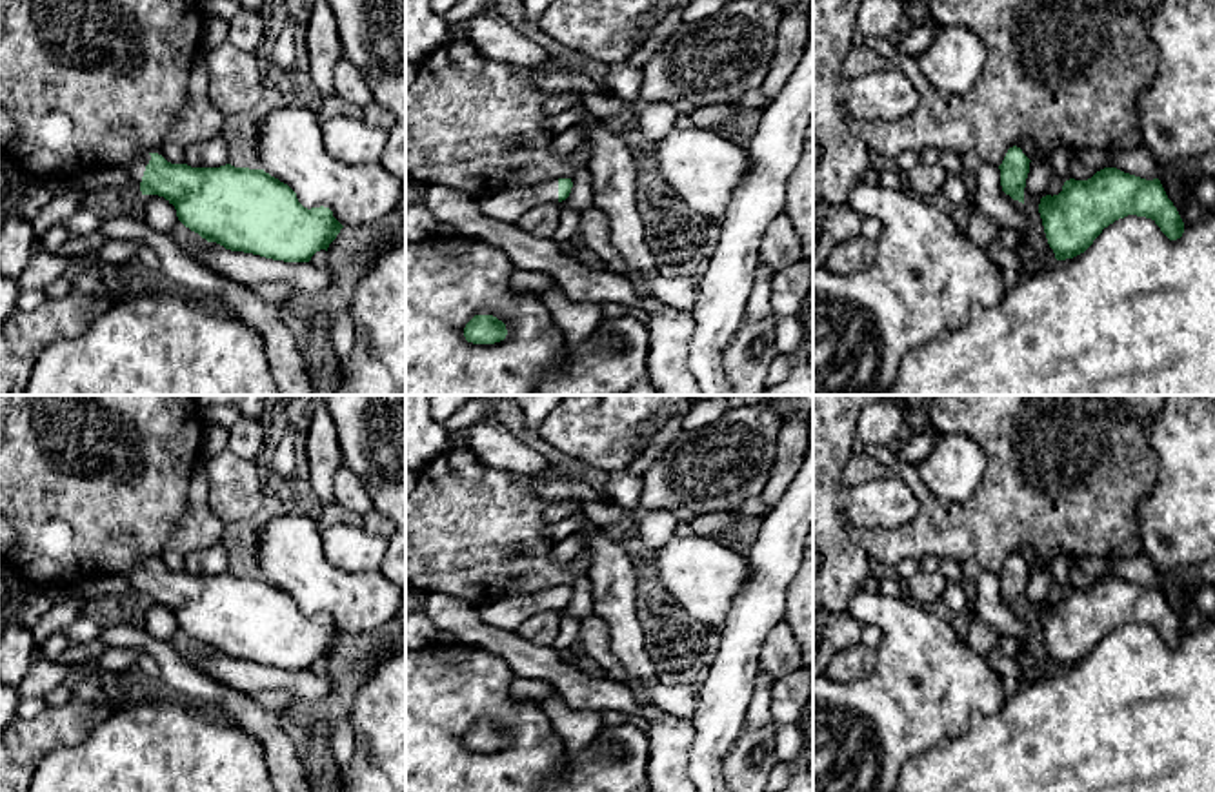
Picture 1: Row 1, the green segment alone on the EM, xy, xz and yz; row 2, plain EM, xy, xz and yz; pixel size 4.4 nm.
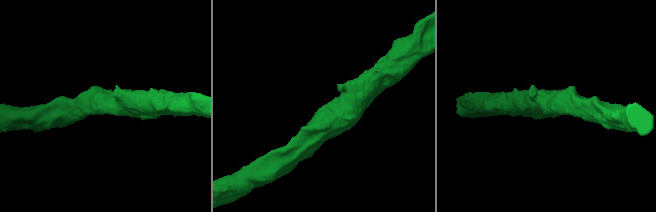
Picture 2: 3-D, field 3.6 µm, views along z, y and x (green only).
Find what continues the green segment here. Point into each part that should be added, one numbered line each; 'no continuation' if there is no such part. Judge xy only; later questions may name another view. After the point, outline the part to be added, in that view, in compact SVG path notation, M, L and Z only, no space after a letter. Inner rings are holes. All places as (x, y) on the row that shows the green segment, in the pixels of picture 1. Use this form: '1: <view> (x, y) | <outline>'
1: xy (137, 168) | M146 153L140 158L136 158L135 162L124 166L124 169L129 173L133 188L140 189L140 182L146 171L146 166L149 164L151 155Z

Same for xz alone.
1: xz (508, 206) | M558 180L540 182L529 188L498 189L478 198L478 211L493 220L517 224L522 215L538 204L558 204Z

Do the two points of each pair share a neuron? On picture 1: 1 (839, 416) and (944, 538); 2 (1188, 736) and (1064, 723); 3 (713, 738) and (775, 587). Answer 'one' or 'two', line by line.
1: two
2: one
3: one

